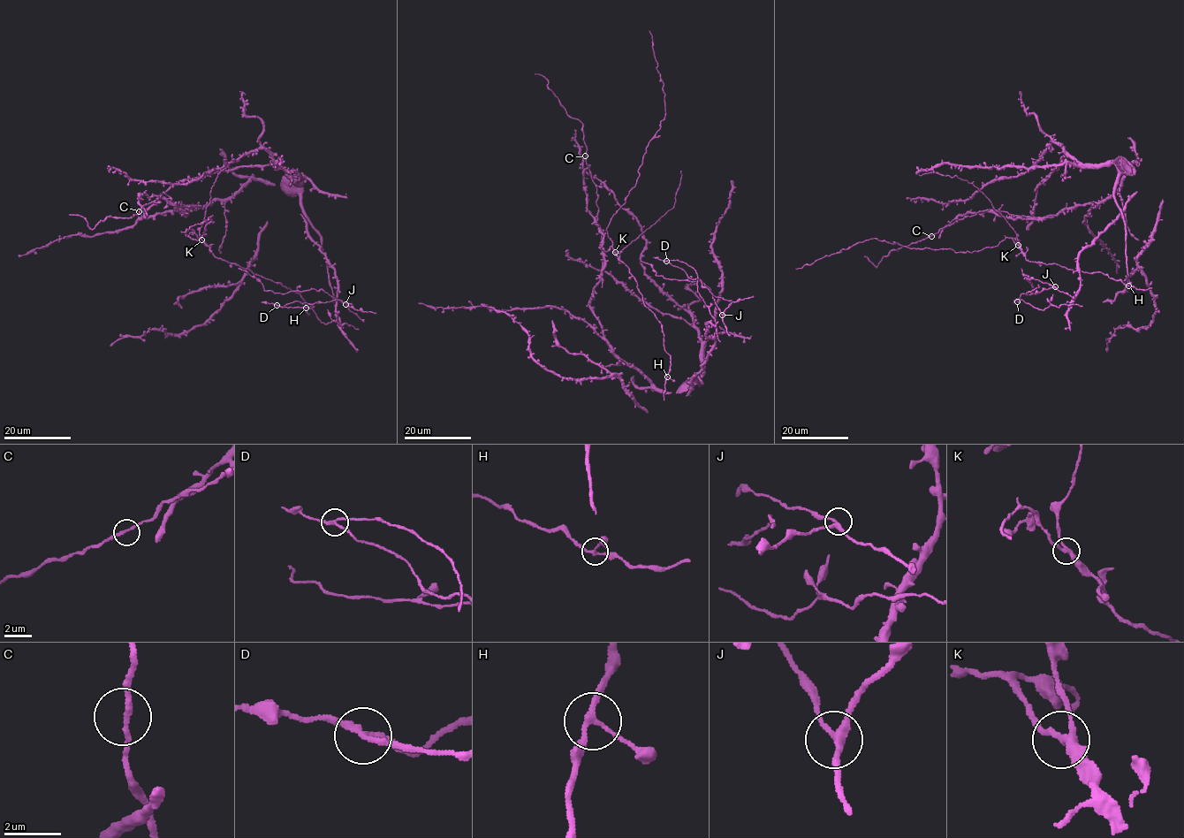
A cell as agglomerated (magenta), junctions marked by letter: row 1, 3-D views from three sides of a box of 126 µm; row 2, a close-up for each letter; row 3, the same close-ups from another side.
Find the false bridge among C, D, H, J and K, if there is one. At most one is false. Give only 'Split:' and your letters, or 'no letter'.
Split: D

